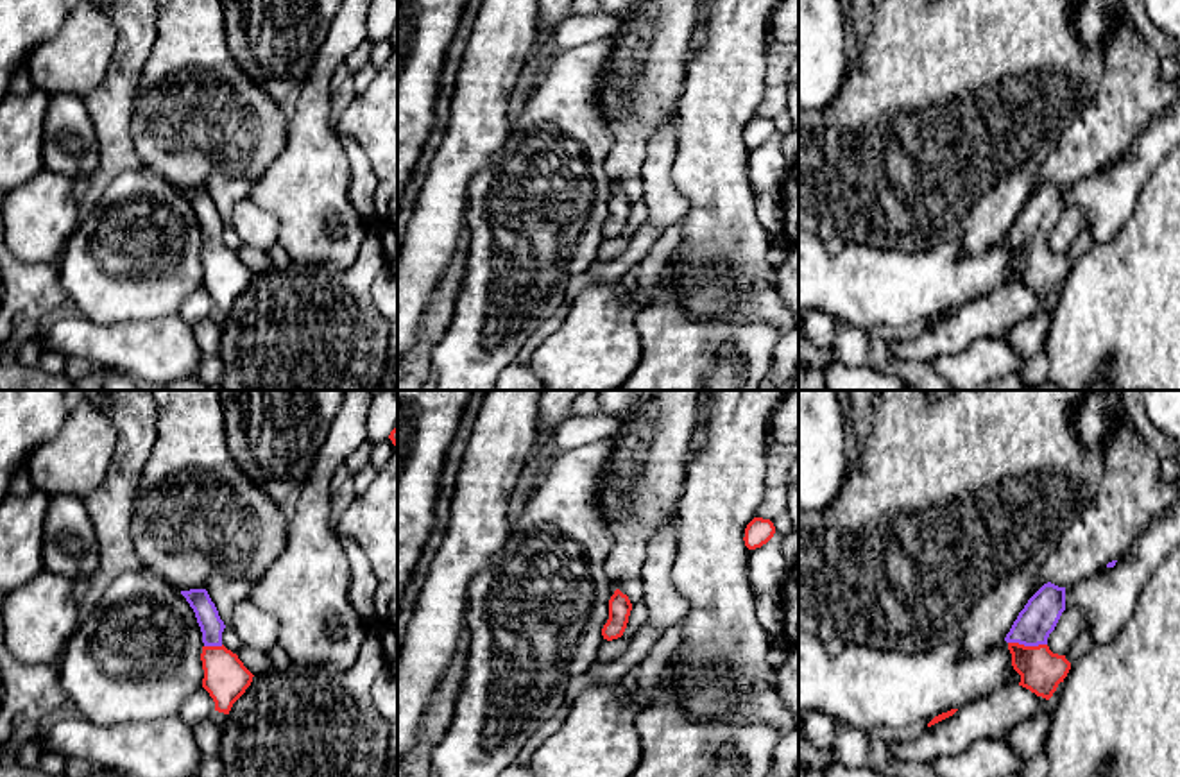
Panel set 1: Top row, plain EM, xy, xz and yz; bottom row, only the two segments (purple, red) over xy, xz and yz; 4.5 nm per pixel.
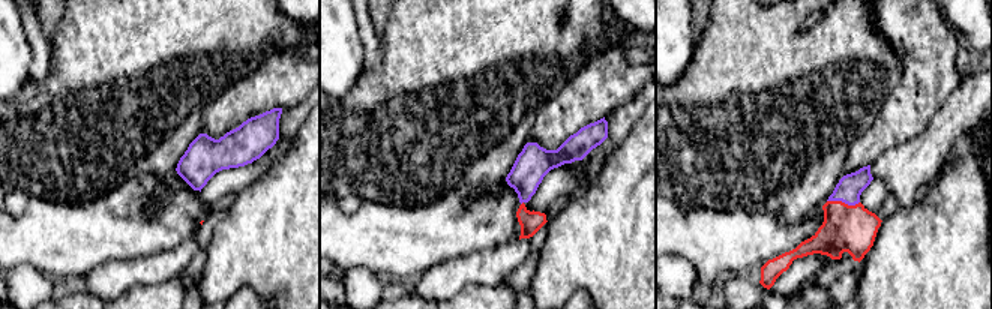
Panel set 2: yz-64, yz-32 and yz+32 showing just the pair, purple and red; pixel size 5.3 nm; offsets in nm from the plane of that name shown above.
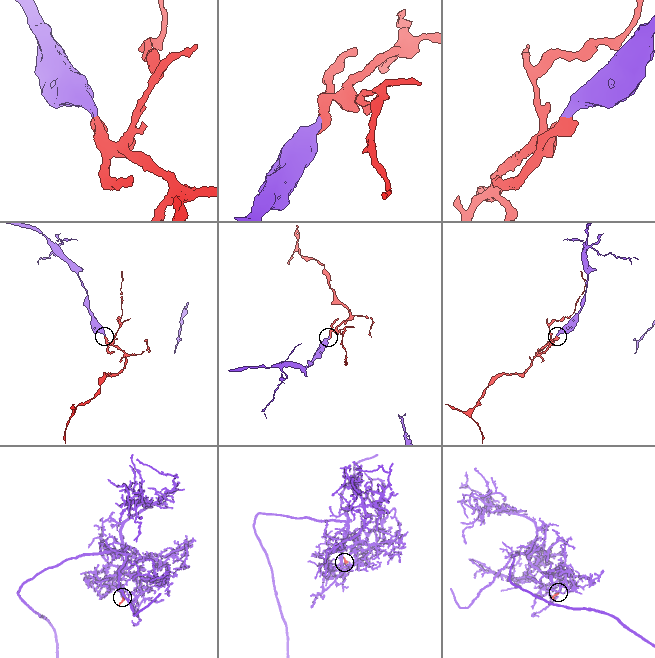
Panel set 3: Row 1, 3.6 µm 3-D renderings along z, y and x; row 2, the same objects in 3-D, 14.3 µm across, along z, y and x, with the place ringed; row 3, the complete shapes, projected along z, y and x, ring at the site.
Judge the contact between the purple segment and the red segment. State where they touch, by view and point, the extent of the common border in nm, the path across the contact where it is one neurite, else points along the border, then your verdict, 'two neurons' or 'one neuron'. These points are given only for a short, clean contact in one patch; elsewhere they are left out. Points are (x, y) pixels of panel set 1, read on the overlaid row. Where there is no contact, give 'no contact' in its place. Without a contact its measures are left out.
yz (1028, 645) | 180 nm | across yz (1037, 620), (1028, 634), (1028, 645), (1030, 656), (1041, 670) | one neuron

